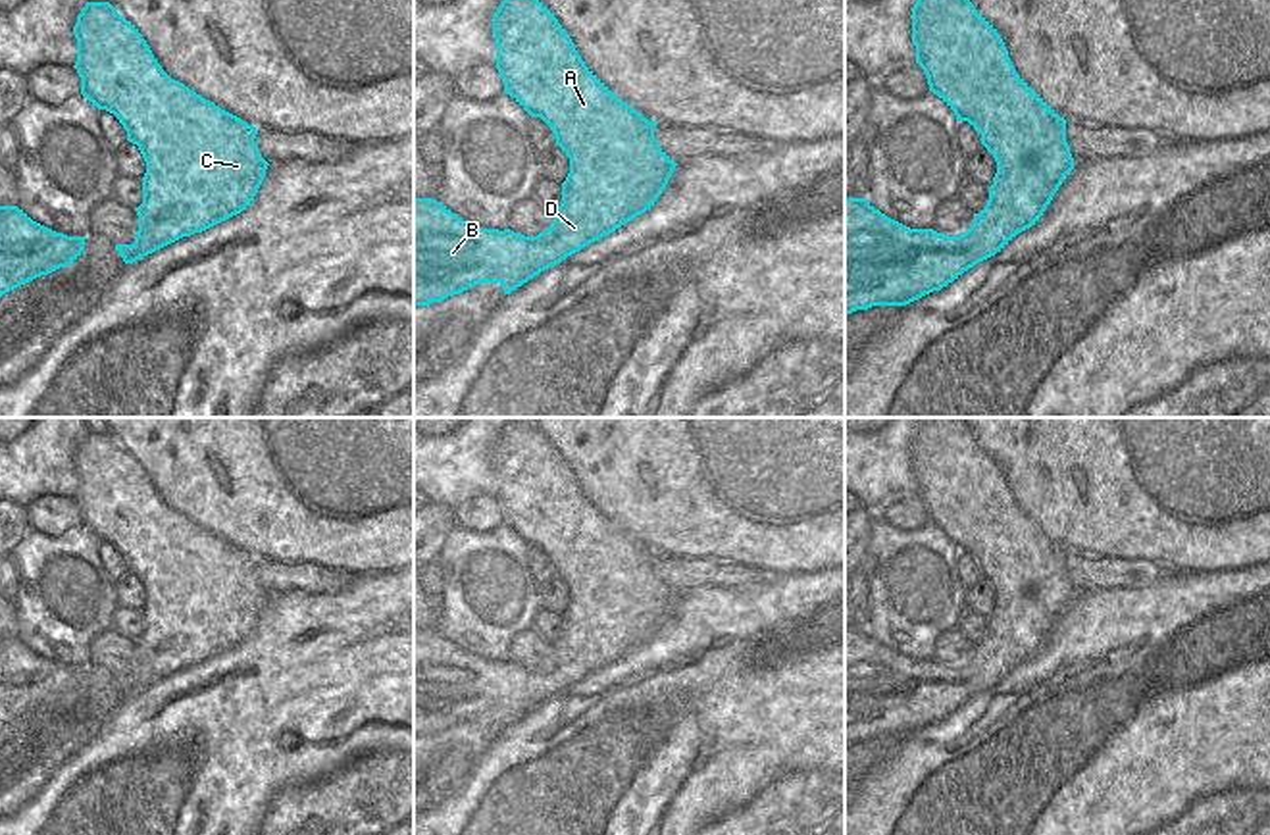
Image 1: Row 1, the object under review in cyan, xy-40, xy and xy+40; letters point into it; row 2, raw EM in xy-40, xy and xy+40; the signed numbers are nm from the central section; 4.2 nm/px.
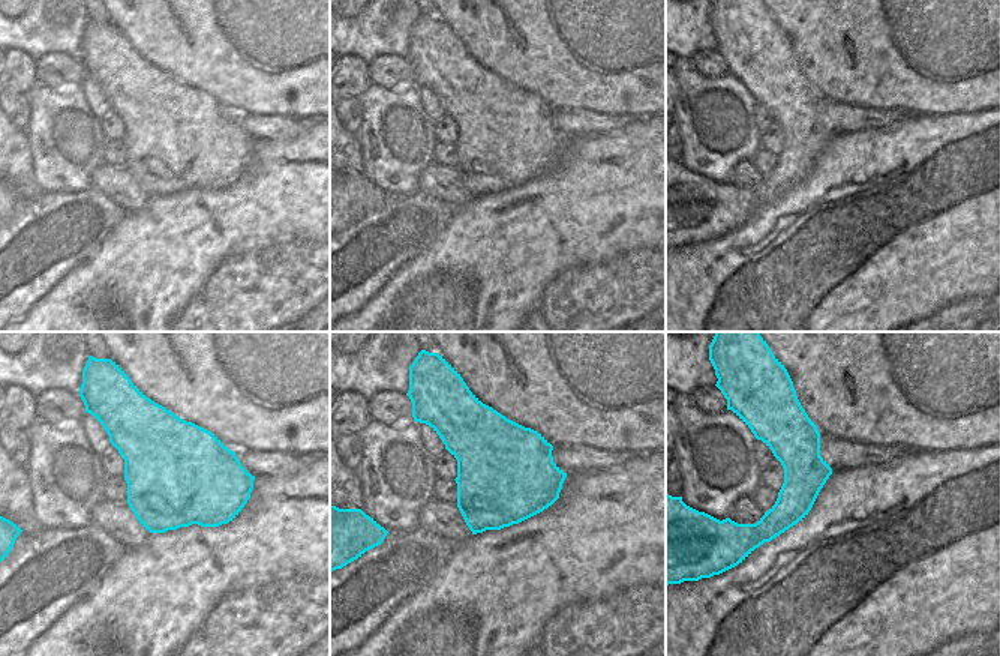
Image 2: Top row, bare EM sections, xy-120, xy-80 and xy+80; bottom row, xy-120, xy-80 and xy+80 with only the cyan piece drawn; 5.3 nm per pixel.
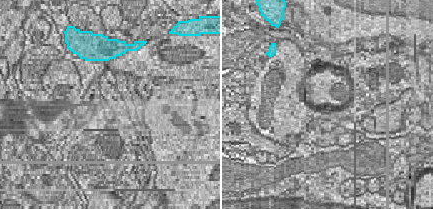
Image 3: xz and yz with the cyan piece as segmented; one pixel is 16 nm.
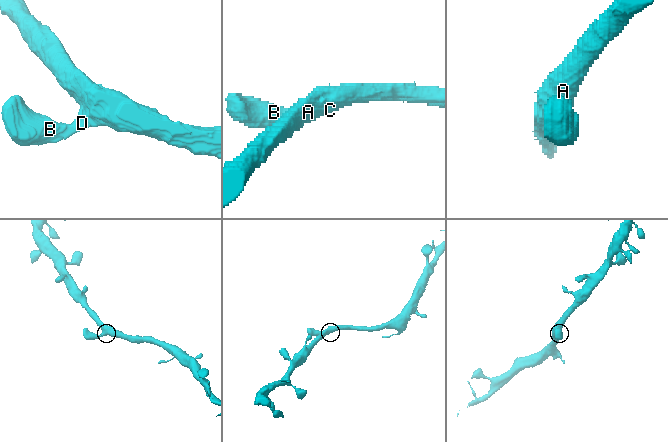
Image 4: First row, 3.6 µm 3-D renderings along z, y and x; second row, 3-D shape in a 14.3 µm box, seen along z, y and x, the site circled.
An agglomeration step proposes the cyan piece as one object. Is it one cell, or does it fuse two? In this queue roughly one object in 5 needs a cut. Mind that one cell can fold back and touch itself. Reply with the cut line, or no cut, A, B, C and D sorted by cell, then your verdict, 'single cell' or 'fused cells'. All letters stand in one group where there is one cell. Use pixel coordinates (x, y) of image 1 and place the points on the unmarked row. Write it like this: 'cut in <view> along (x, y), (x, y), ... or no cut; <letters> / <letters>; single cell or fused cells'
no cut; A B C D; single cell

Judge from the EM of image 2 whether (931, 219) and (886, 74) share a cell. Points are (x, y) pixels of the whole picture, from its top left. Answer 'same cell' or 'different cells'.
different cells

